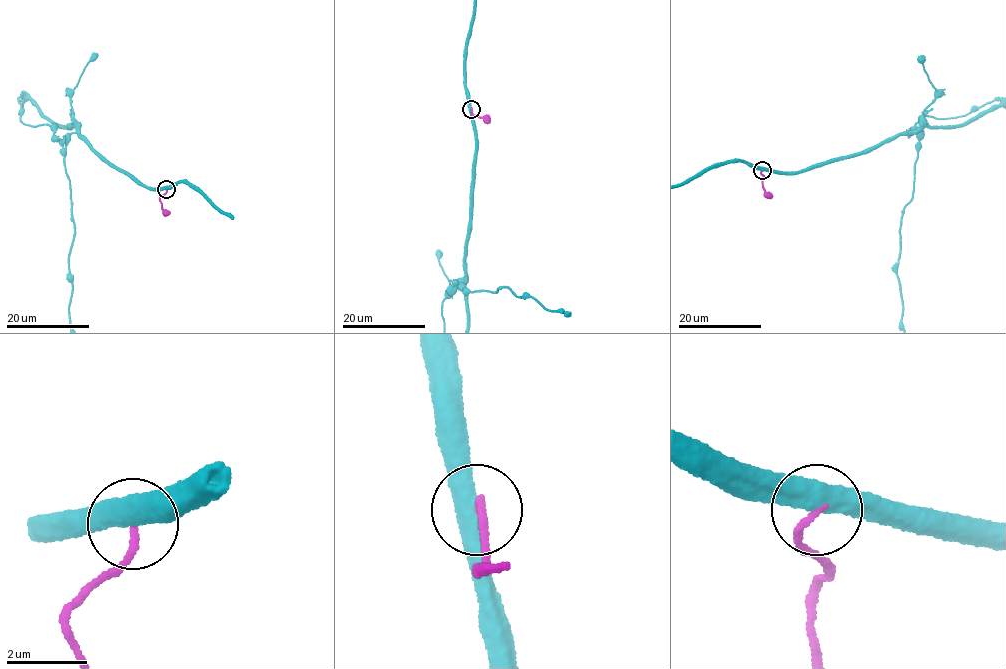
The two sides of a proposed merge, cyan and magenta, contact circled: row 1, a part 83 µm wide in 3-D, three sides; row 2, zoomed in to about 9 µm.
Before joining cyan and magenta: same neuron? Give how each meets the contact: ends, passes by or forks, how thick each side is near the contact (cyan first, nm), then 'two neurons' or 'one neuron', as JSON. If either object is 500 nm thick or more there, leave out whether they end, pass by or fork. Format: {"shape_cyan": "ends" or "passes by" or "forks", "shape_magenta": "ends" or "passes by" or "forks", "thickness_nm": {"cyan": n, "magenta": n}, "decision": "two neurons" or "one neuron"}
{"shape_cyan": "passes by", "shape_magenta": "ends", "thickness_nm": {"cyan": 480, "magenta": 170}, "decision": "two neurons"}

